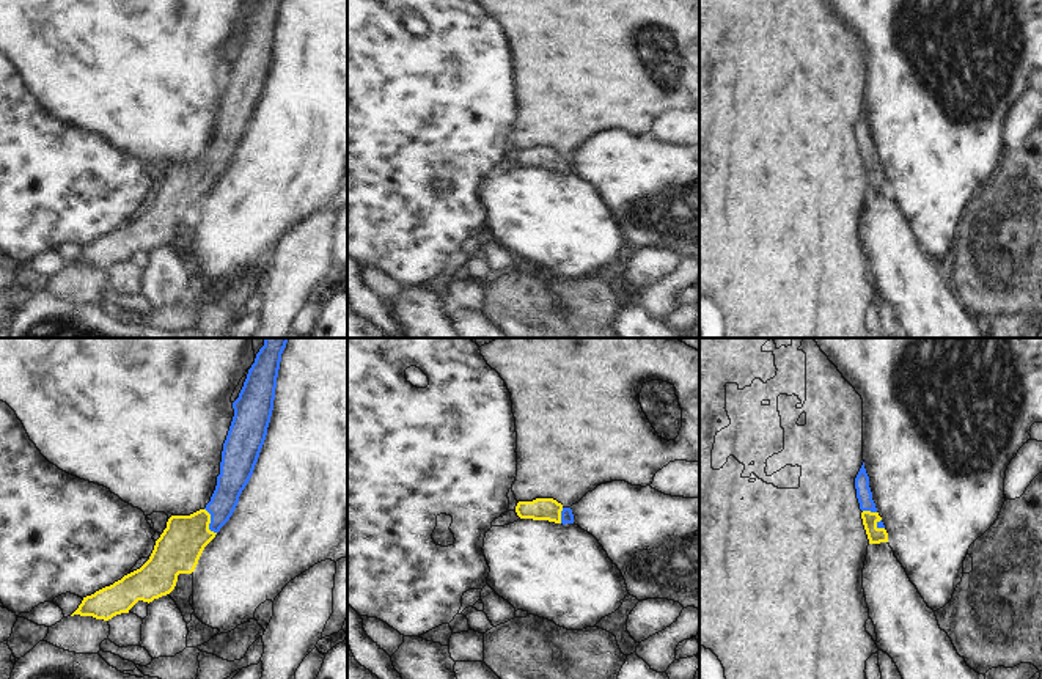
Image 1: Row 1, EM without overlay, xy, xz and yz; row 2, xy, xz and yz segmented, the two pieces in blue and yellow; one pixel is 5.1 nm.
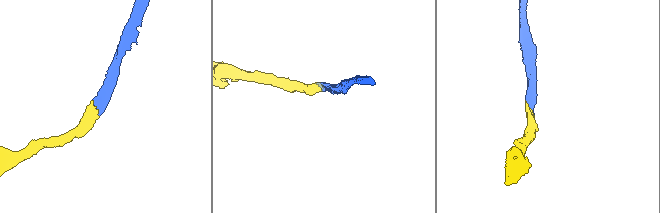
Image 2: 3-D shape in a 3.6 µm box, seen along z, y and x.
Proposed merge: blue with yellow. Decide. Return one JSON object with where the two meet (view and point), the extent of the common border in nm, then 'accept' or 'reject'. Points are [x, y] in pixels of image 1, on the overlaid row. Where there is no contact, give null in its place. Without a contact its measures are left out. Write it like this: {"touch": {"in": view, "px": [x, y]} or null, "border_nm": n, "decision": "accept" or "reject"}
{"touch": {"in": "xy", "px": [211, 522]}, "border_nm": 150, "decision": "accept"}

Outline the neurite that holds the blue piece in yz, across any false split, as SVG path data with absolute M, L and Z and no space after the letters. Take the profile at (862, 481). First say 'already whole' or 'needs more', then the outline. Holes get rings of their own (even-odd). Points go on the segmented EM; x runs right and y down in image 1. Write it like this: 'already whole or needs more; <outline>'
needs more; M864 462L855 478L857 498L860 503L863 525L869 539L869 544L888 542L888 533L877 512L869 487L869 476L864 468Z

